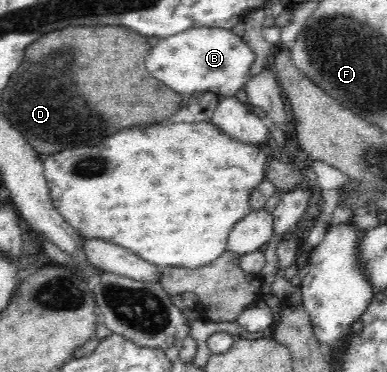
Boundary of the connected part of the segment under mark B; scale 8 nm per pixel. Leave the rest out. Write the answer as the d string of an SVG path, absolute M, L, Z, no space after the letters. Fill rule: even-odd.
M194 28L158 40L146 56L146 72L178 94L214 93L221 97L235 96L238 89L251 82L248 74L255 53L231 30Z

